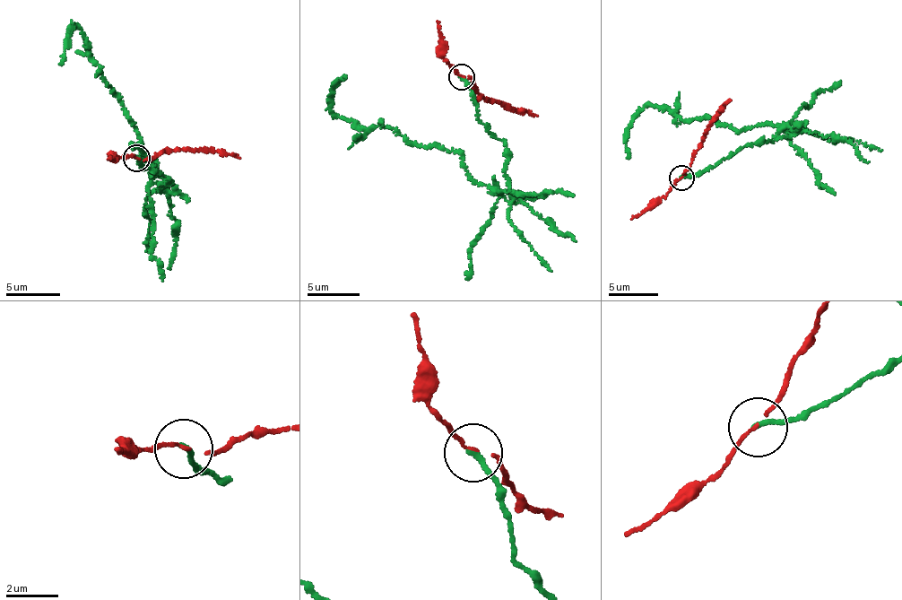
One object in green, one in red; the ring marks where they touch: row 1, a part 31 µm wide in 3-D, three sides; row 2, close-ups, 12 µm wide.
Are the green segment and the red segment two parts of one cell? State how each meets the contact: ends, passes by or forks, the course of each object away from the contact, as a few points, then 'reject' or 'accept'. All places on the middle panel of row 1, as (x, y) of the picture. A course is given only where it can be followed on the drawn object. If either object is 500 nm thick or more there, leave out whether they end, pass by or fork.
green ends | red passes by | green via (463, 76), (479, 120), (504, 143), (507, 192), (473, 179), (459, 153), (338, 117), (333, 89), (343, 77) | red via (463, 76), (472, 79), (487, 100), (537, 116) | reject

